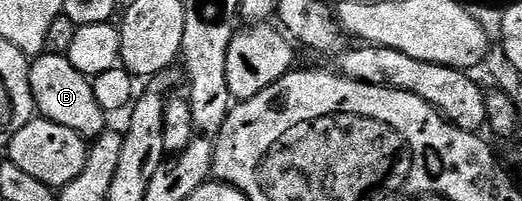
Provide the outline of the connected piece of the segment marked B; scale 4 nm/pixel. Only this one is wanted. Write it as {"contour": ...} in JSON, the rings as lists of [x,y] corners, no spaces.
{"contour":[[[40,55],[30,61],[31,93],[35,99],[38,115],[61,126],[69,126],[79,136],[96,138],[108,131],[108,113],[94,97],[94,86],[88,77],[79,73],[66,56]]]}

